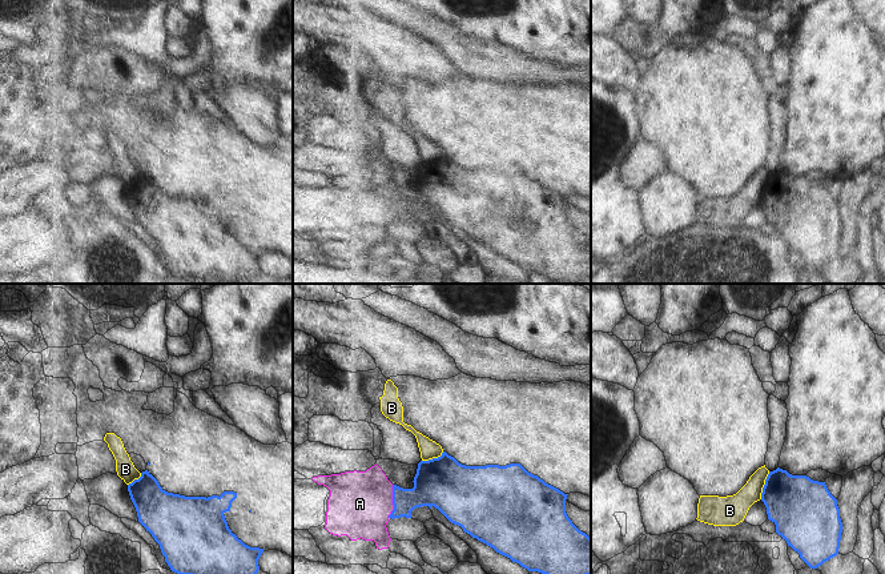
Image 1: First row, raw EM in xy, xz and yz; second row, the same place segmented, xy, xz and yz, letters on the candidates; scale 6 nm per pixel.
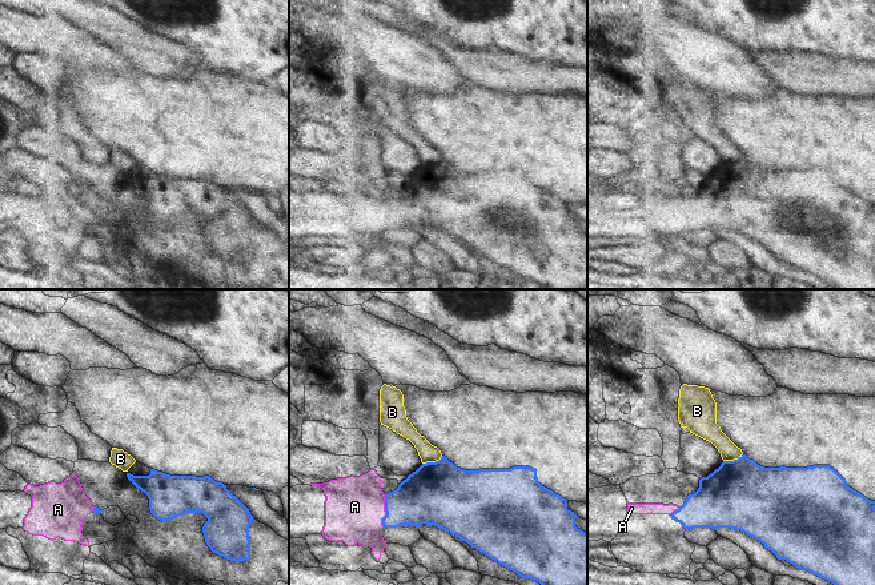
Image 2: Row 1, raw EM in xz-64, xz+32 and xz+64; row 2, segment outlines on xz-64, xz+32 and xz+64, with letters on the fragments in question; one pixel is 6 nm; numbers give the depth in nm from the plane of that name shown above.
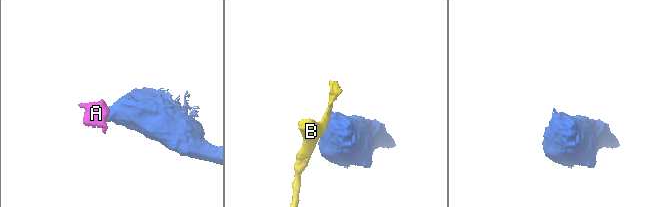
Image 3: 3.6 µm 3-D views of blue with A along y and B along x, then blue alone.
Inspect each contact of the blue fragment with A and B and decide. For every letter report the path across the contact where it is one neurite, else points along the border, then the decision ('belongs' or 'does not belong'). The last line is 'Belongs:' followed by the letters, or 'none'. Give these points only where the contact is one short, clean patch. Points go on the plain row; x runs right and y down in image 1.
A: runs through xz (431, 188), (417, 199), (393, 203), (367, 203), (359, 205); belongs
B: does not belong
Belongs: A

